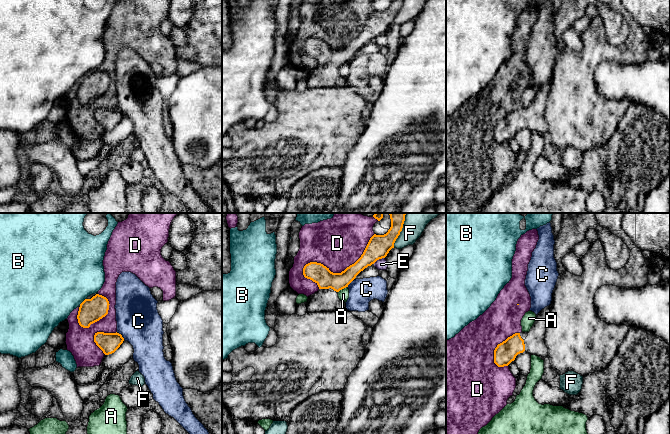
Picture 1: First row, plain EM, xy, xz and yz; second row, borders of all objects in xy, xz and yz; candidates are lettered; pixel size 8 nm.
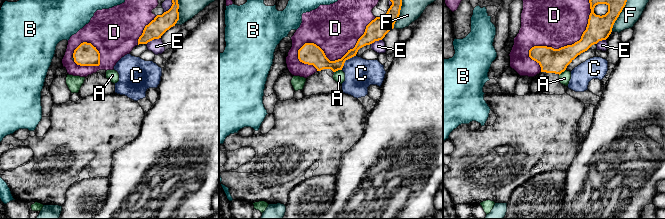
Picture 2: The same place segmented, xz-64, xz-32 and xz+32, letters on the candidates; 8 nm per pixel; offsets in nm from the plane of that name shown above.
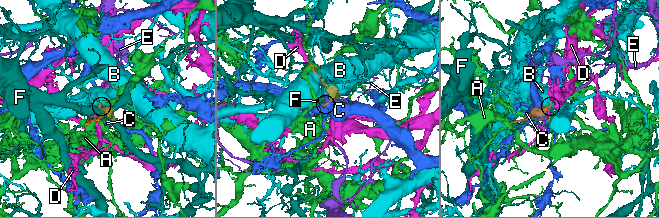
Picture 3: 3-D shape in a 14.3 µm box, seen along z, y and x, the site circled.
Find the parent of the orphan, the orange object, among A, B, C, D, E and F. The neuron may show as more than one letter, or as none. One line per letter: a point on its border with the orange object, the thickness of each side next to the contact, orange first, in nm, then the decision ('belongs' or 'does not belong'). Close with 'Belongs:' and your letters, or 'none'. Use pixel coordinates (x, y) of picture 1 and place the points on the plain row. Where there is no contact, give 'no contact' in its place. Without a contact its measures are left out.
A: contact xz (342, 64); calibres 160 and 90 nm; does not belong
B: contact xy (83, 77); calibres 190 and 500 nm; does not belong
C: contact xy (121, 111); calibres 160 and 360 nm; does not belong
D: contact xz (338, 49); calibres 160 and 360 nm; does not belong
E: contact xz (378, 35); calibres 180 and 90 nm; does not belong
F: contact xz (398, 11); calibres 180 and 150 nm; does not belong
Belongs: none

